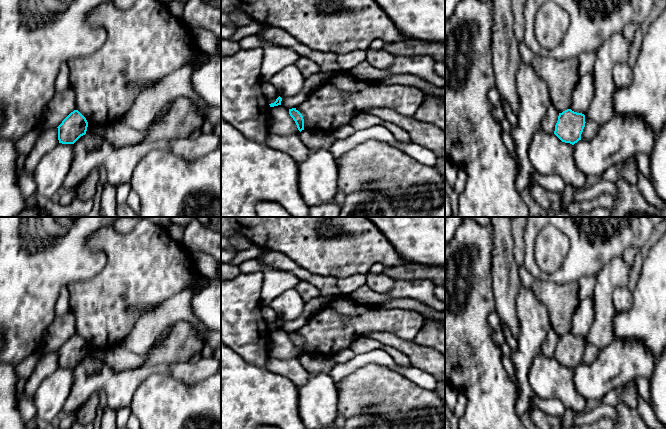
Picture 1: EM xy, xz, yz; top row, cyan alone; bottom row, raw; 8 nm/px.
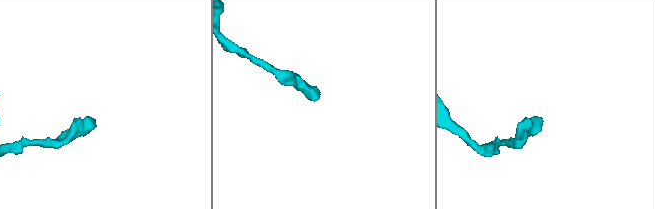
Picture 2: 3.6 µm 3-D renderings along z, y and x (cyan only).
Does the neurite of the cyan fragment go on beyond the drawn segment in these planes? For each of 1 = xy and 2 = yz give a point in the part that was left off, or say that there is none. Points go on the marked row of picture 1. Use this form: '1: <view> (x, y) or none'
1: none
2: none

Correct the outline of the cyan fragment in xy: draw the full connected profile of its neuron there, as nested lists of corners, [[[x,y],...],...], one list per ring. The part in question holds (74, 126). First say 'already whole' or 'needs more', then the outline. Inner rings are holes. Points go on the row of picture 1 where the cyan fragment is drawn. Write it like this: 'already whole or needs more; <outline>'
already whole; [[[74,110],[57,127],[59,143],[74,144],[86,134],[87,127],[86,118],[78,110]]]

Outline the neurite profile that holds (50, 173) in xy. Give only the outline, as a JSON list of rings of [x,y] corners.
[[[59,143],[53,150],[43,156],[33,171],[37,194],[51,199],[62,190],[74,158],[73,144]]]

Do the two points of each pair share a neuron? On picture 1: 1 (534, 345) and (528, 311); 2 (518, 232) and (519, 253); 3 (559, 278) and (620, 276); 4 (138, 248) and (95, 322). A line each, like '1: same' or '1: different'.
1: same
2: same
3: different
4: same

